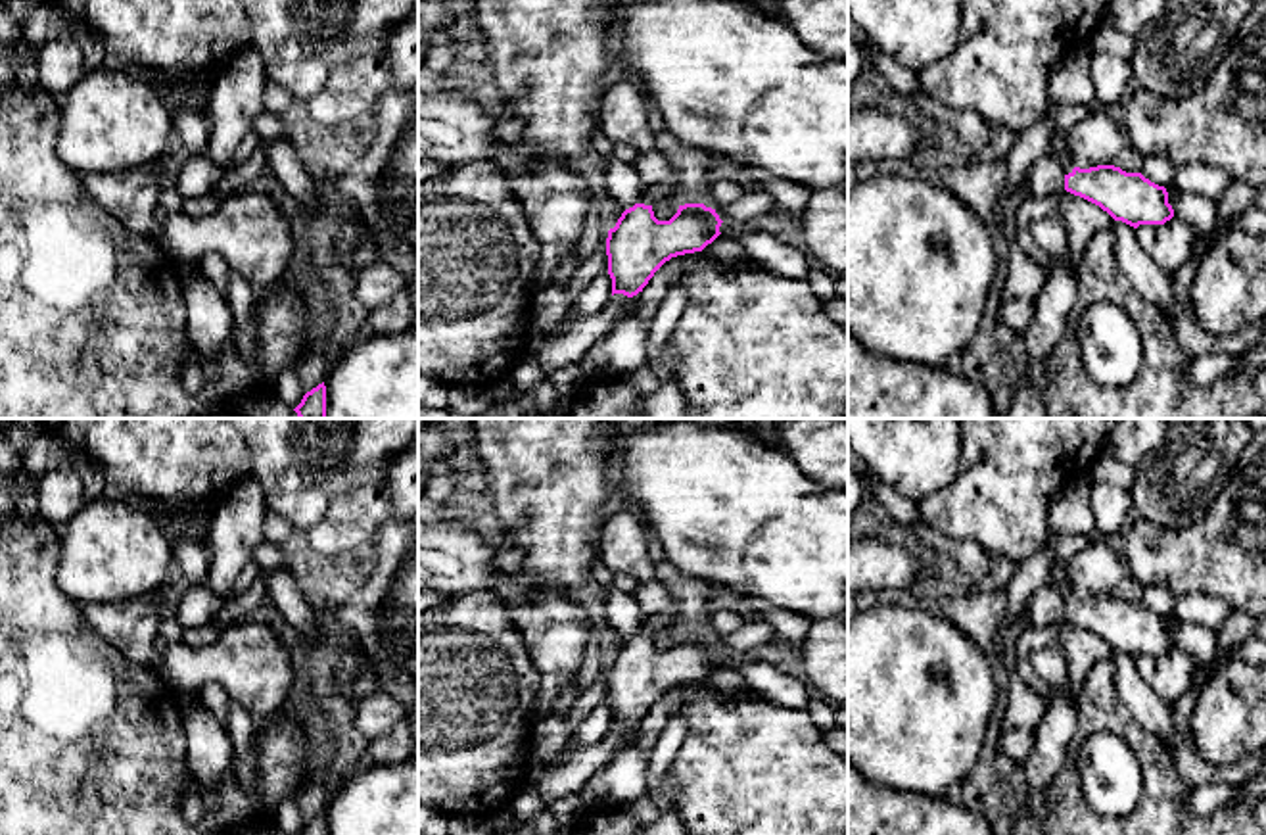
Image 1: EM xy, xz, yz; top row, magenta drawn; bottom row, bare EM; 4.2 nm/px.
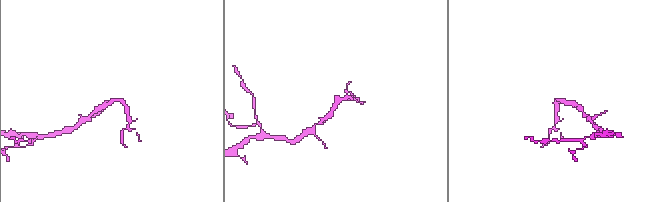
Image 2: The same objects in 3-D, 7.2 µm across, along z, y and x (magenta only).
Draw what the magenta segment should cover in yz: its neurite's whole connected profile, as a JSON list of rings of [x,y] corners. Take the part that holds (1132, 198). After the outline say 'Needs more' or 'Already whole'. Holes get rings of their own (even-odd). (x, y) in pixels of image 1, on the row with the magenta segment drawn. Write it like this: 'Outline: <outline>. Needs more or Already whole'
Outline: [[[1051,104],[1049,117],[1055,121],[1055,138],[1049,155],[1065,171],[1065,190],[1080,196],[1114,221],[1134,228],[1139,225],[1164,225],[1174,217],[1168,192],[1141,173],[1126,173],[1114,165],[1080,169],[1072,163],[1067,148],[1067,132],[1091,113],[1086,106]]]. Needs more

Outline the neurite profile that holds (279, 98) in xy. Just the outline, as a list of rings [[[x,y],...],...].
[[[274,81],[267,83],[265,100],[263,100],[265,109],[280,115],[293,102],[295,102],[295,98],[292,96],[292,92],[286,86],[282,86],[282,84],[274,83]]]

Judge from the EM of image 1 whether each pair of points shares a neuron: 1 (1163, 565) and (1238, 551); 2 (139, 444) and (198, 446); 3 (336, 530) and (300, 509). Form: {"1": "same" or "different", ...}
{"1": "same", "2": "same", "3": "different"}

